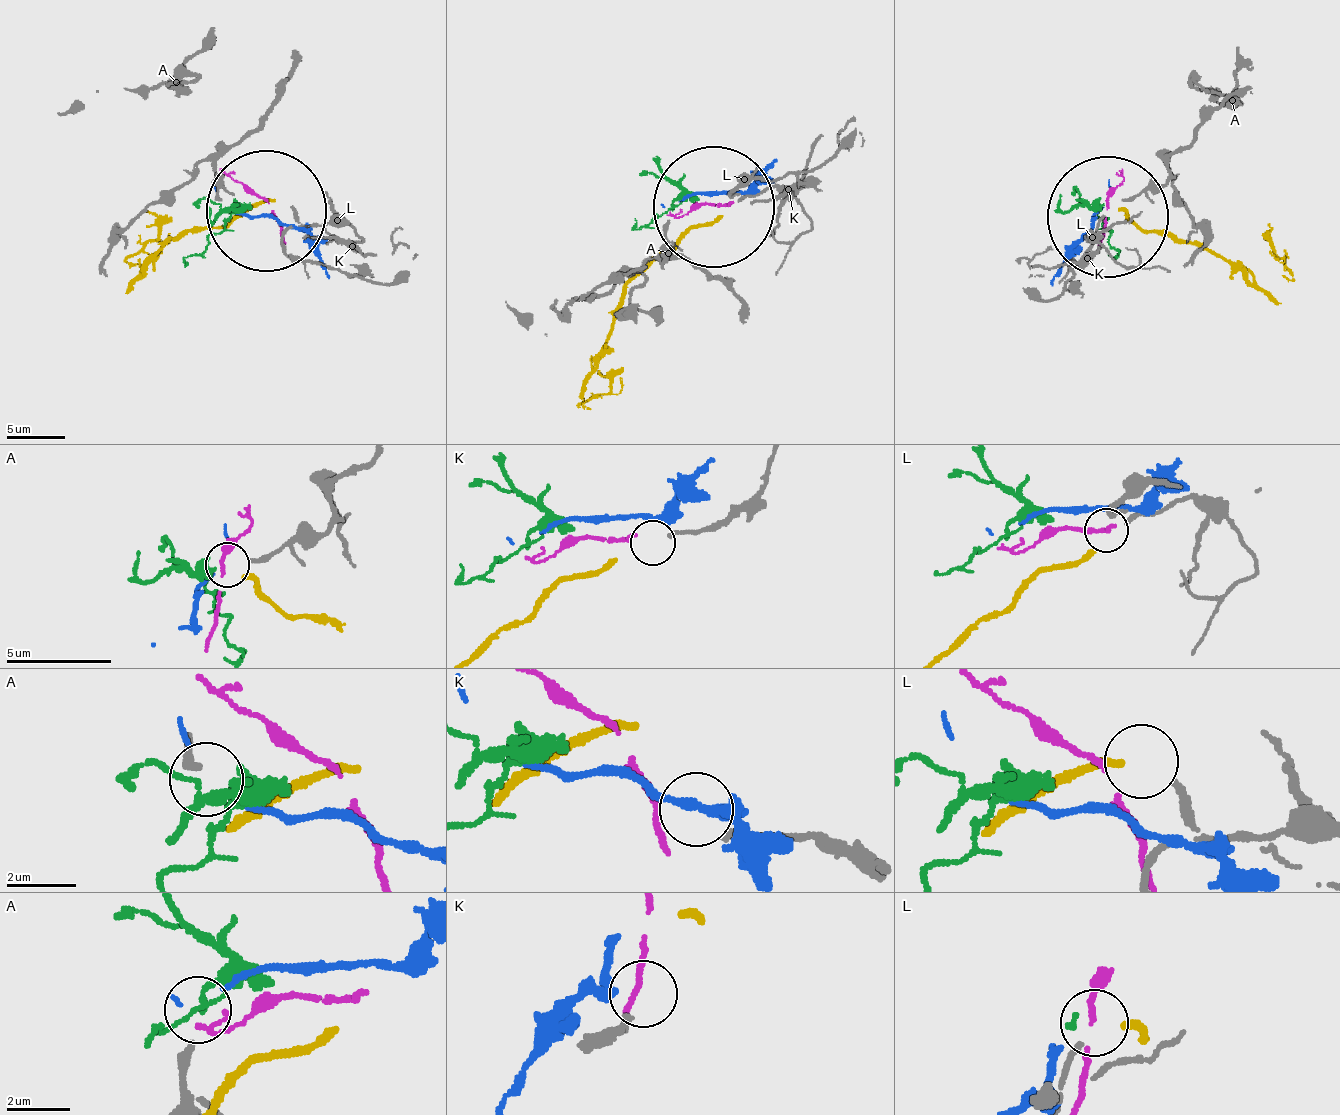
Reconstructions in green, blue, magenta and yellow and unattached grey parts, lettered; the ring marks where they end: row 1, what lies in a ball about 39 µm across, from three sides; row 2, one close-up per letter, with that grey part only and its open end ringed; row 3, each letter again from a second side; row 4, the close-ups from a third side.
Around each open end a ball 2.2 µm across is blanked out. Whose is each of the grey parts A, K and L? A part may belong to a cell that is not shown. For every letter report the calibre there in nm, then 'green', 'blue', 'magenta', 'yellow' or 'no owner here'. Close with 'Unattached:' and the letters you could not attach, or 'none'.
A: 240 nm | blue
K: 190 nm | no owner here
L: 190 nm | no owner here
Unattached: K, L

